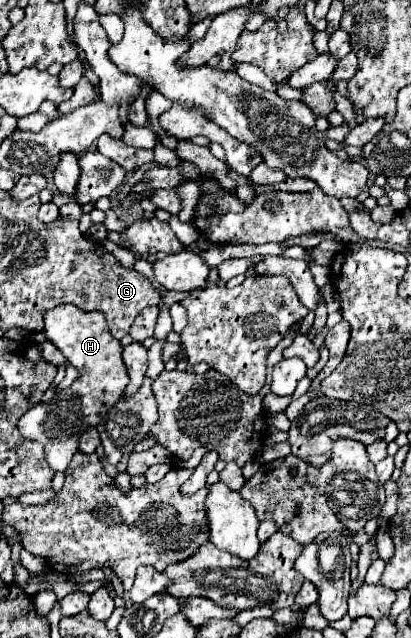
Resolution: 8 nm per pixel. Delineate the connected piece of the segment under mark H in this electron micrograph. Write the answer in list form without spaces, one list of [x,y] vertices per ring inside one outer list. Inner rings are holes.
[[[61,305],[45,313],[45,337],[63,357],[81,373],[81,377],[67,389],[31,407],[17,423],[17,429],[27,439],[43,443],[47,463],[53,471],[65,471],[71,457],[79,451],[79,439],[89,427],[97,427],[107,411],[121,399],[119,393],[127,387],[127,371],[121,359],[121,343],[111,337],[105,317],[99,311],[87,313],[77,305]]]

